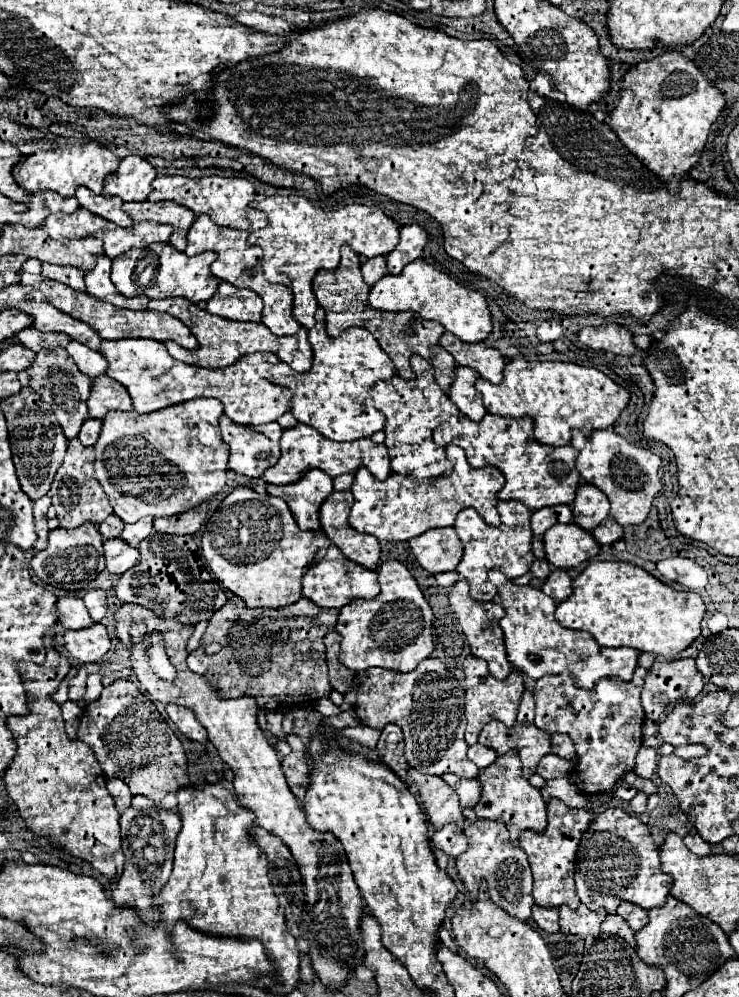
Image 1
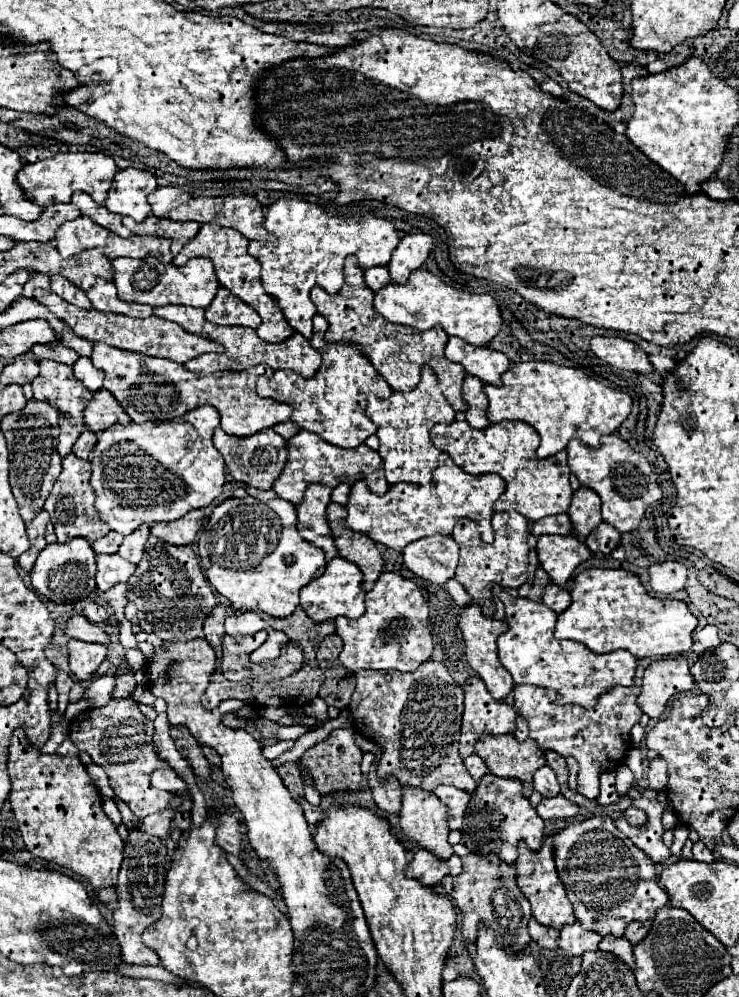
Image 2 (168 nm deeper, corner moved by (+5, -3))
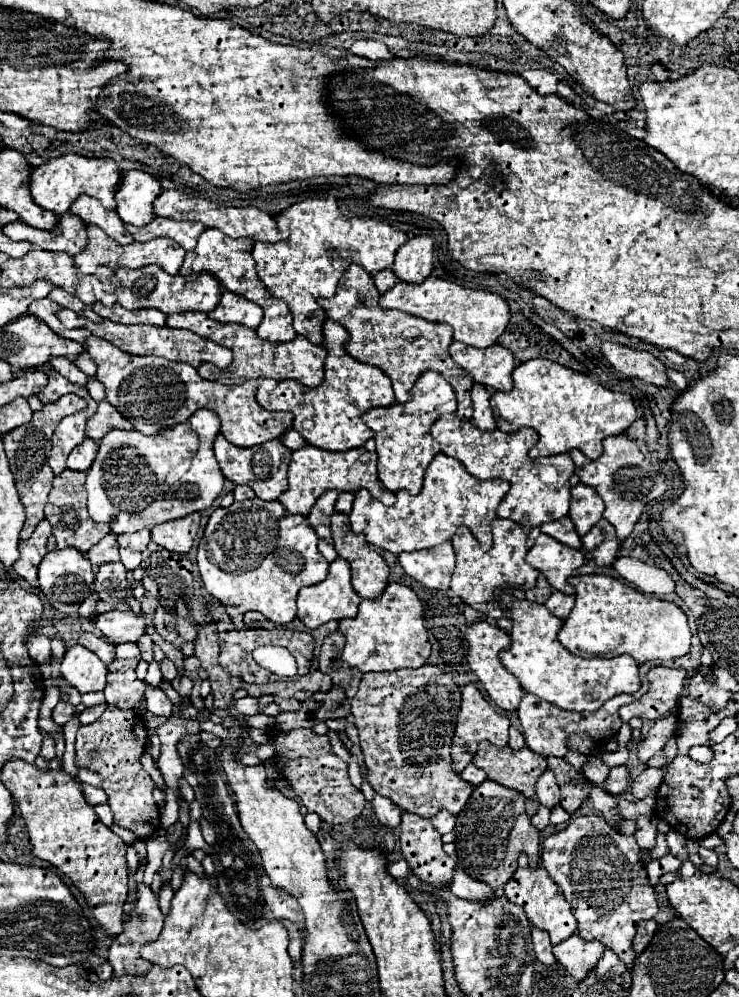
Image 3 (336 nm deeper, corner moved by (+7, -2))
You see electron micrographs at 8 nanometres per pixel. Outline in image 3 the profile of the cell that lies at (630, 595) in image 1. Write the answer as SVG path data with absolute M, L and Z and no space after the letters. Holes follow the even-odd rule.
M583 575L575 587L575 607L563 621L559 643L579 657L617 657L629 653L637 663L653 659L677 659L691 649L691 631L685 613L669 601L661 601L605 575Z

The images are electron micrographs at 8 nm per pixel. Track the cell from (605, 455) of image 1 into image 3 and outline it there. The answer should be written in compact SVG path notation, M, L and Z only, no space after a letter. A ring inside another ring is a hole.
M627 435L607 437L603 441L603 449L605 451L597 461L587 459L579 449L573 449L569 455L575 461L575 473L579 475L581 483L593 487L605 501L603 519L607 519L617 529L617 537L623 541L639 521L643 507L667 491L663 483L665 477L653 469L653 465L639 451L637 443L631 441Z

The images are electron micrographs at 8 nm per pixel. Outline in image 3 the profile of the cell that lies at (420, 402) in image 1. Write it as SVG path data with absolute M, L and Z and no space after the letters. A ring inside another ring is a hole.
M425 371L411 389L411 399L407 403L395 403L391 407L369 409L361 419L373 429L377 443L377 477L389 491L409 491L417 495L423 487L423 473L433 457L441 451L429 429L437 417L457 411L457 399L453 387L435 371Z

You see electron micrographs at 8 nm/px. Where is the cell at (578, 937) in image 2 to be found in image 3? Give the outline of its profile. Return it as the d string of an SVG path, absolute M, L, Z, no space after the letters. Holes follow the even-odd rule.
M577 933L553 947L555 959L575 981L583 981L599 963L605 947L599 941L583 941Z

